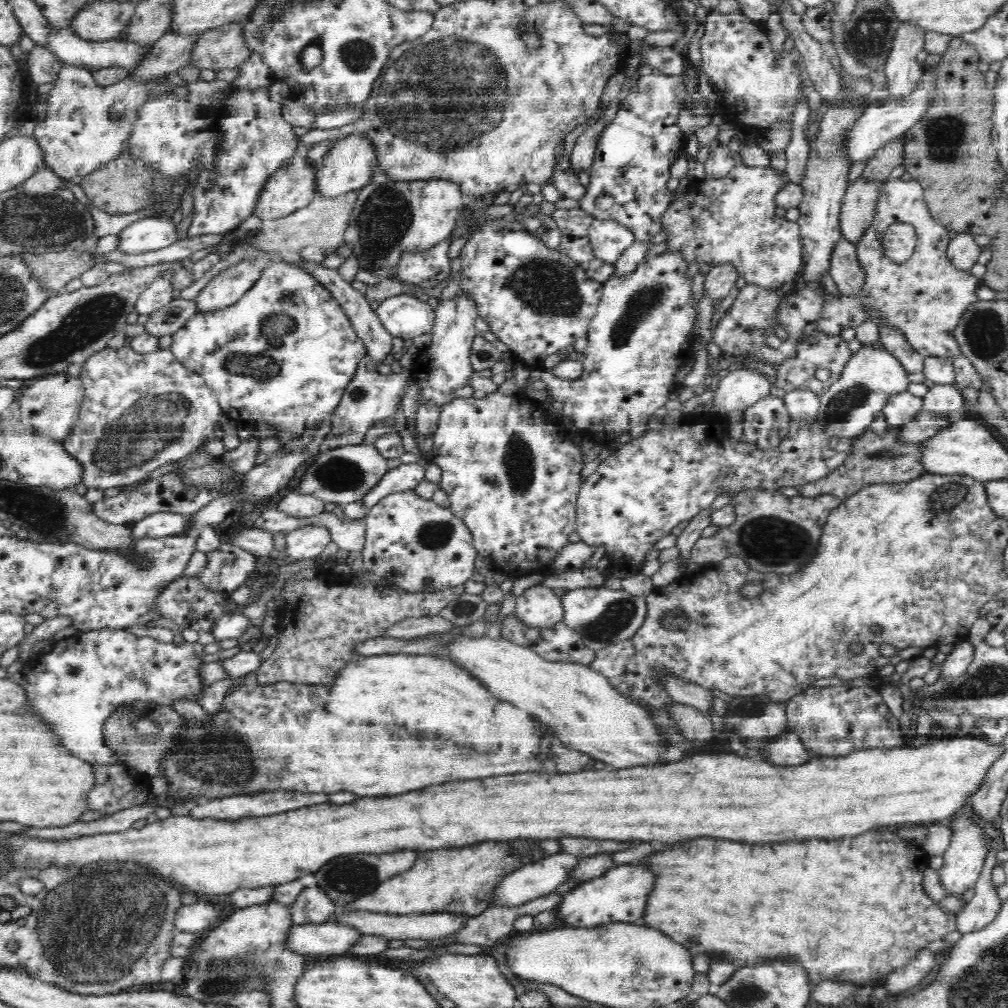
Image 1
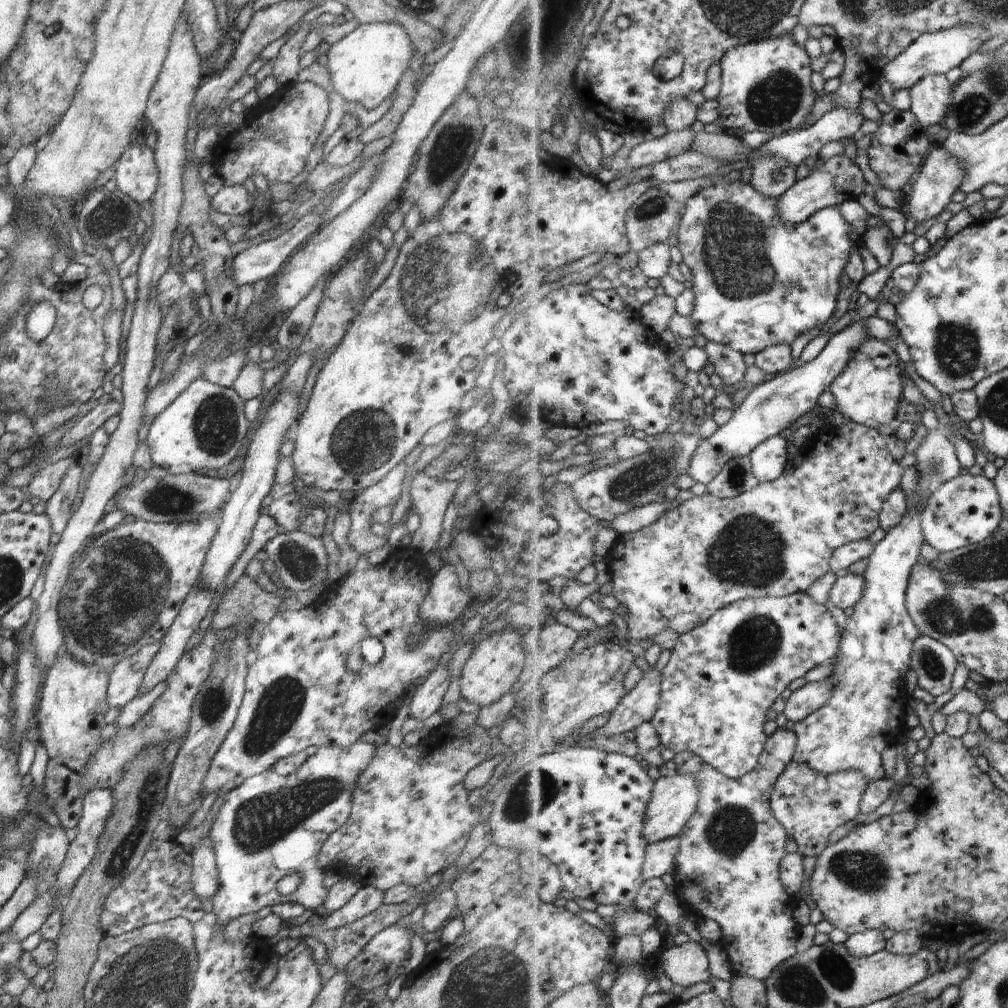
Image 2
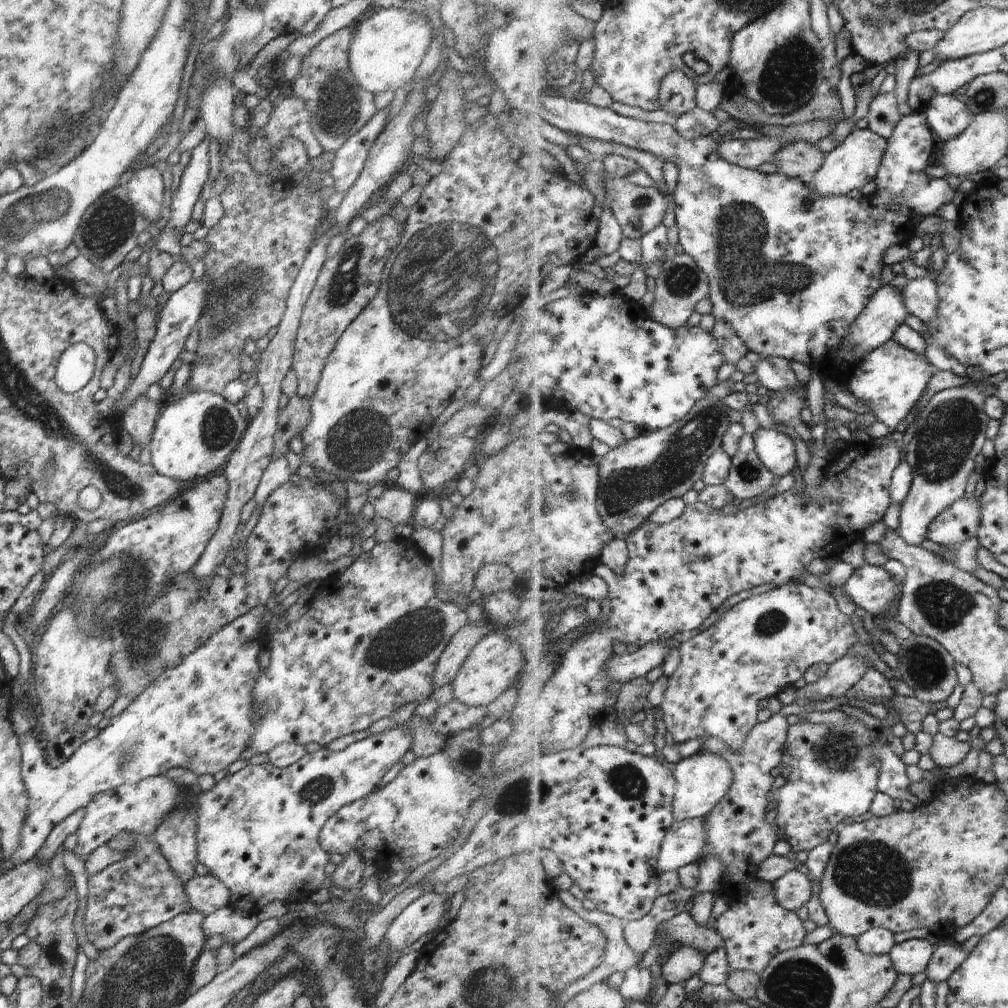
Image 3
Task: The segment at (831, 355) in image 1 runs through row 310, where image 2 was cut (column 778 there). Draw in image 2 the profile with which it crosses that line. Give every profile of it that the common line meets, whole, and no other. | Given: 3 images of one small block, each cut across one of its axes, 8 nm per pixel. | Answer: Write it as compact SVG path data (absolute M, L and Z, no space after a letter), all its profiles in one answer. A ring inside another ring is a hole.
M794 758L772 793L772 808L789 835L796 840L799 851L805 856L819 857L832 844L835 832L845 824L856 821L862 814L863 798L871 782L859 770L829 775Z

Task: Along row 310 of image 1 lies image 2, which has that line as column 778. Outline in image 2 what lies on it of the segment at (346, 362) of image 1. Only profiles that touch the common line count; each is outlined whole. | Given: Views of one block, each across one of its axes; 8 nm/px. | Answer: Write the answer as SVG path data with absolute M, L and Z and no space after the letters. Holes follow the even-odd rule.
M719 177L708 187L703 188L696 193L687 202L686 212L683 214L679 229L679 248L684 256L685 263L692 270L691 282L693 283L693 292L696 296L696 307L692 314L692 319L697 322L699 330L708 338L708 340L718 341L719 343L731 346L734 350L744 354L754 354L757 356L767 348L776 345L790 345L796 342L798 336L823 326L831 324L838 310L838 296L842 290L842 278L846 274L846 266L850 262L850 256L854 252L854 246L859 248L860 241L852 240L852 224L844 218L842 208L838 206L826 207L819 210L814 216L811 216L806 222L800 224L787 223L779 213L779 199L769 197L760 189L757 189L752 182L746 183L741 180L730 181L724 177Z

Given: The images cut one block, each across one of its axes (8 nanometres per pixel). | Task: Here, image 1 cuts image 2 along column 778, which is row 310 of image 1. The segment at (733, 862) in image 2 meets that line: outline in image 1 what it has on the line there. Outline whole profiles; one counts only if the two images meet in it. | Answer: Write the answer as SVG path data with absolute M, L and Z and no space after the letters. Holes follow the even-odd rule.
M901 179L889 180L884 187L884 196L880 199L878 214L872 220L872 224L860 234L860 238L854 242L856 245L856 264L858 264L862 273L862 284L856 291L839 290L840 296L828 294L819 280L804 280L798 276L788 283L780 284L776 288L768 289L758 283L748 283L740 290L733 302L733 305L726 312L726 315L720 320L713 330L714 344L717 344L723 354L729 354L736 357L750 357L755 365L761 368L770 367L773 370L781 365L787 357L781 354L777 348L774 349L766 343L766 332L774 328L781 337L783 332L783 323L779 322L779 314L782 308L786 308L786 302L791 302L792 297L799 296L800 293L806 293L807 290L816 289L820 294L820 310L817 311L816 318L812 320L815 330L833 337L840 337L840 334L848 328L858 328L864 322L874 322L878 328L894 329L917 350L923 357L946 357L953 359L963 354L959 339L955 336L955 328L959 325L960 319L970 310L970 307L978 301L978 290L982 287L980 278L973 276L970 271L958 271L947 257L947 248L952 240L949 228L942 222L932 219L928 206L923 198L923 186L915 179L903 182ZM904 223L910 224L916 231L916 246L908 260L896 262L886 256L883 251L883 240L886 230L892 224Z

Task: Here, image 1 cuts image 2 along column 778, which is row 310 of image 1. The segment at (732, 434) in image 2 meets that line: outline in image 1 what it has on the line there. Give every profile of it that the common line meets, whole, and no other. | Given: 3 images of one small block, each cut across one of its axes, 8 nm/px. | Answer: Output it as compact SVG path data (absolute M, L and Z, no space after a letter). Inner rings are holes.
M398 294L383 300L375 310L382 324L404 341L431 332L435 324L435 310L428 301L410 294Z

